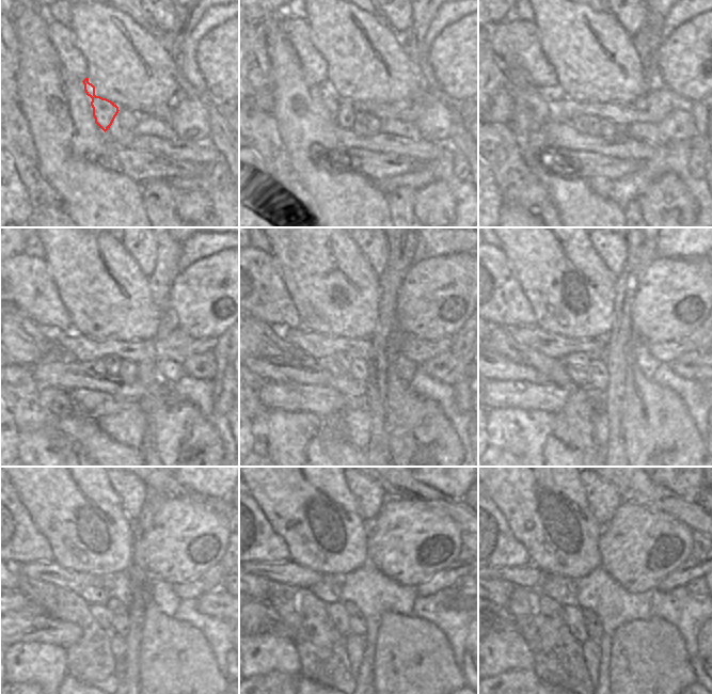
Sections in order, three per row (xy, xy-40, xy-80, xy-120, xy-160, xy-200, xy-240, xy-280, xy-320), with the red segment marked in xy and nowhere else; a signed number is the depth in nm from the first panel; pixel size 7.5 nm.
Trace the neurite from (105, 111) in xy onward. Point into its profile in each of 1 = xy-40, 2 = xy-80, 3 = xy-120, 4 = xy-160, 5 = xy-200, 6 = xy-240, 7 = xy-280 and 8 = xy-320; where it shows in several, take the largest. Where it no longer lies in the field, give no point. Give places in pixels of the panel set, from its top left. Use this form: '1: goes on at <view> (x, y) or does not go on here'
1: goes on at xy-40 (345, 115)
2: goes on at xy-80 (587, 124)
3: goes on at xy-120 (110, 363)
4: goes on at xy-160 (345, 359)
5: goes on at xy-200 (579, 374)
6: goes on at xy-240 (99, 612)
7: goes on at xy-280 (337, 612)
8: goes on at xy-320 (573, 617)

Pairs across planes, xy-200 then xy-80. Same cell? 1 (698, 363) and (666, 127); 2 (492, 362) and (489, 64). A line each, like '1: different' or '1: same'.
1: same
2: different

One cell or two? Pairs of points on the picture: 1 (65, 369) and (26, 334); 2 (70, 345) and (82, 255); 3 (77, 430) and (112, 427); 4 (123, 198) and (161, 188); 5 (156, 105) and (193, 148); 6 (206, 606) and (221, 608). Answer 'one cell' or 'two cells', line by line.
1: two cells
2: two cells
3: two cells
4: two cells
5: two cells
6: one cell

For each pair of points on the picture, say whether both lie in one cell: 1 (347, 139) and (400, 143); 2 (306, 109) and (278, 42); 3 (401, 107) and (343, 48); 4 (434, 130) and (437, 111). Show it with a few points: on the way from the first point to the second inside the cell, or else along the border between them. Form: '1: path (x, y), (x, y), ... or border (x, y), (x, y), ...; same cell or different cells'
1: path (360, 142), (388, 143); same cell
2: path (290, 92), (287, 85), (283, 59); same cell
3: border (422, 95), (396, 101), (372, 101); different cells
4: path (434, 126), (437, 115); same cell

